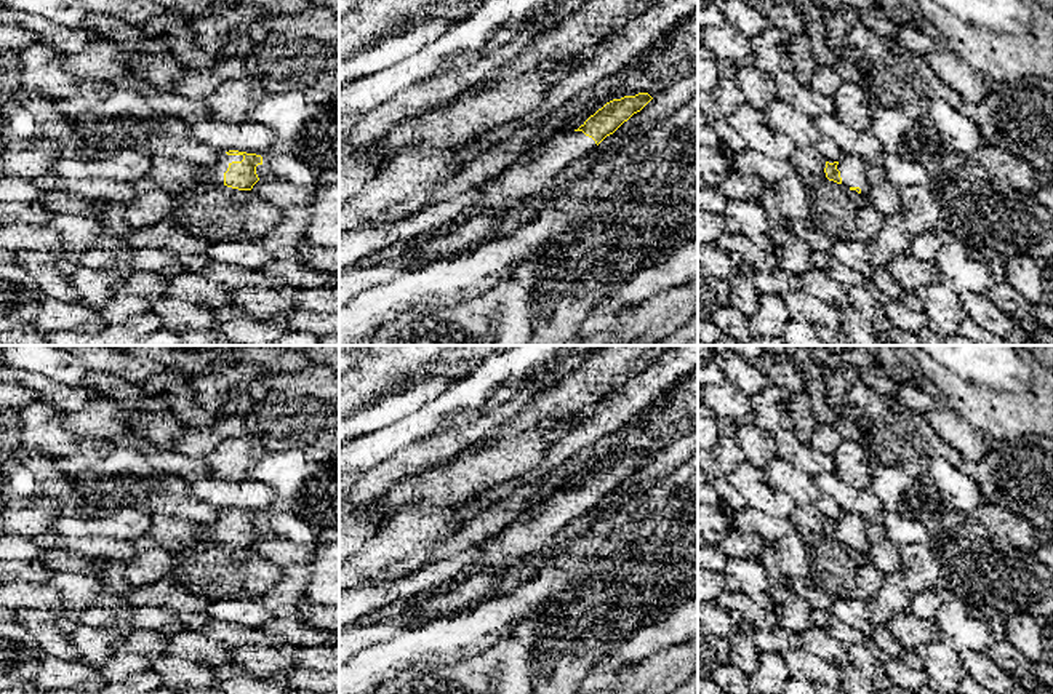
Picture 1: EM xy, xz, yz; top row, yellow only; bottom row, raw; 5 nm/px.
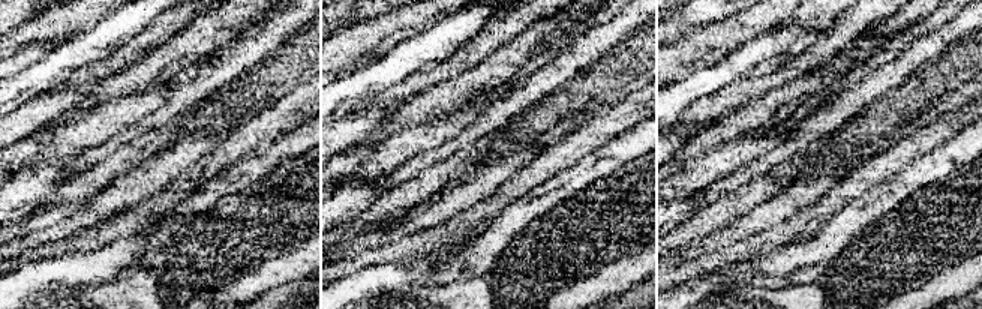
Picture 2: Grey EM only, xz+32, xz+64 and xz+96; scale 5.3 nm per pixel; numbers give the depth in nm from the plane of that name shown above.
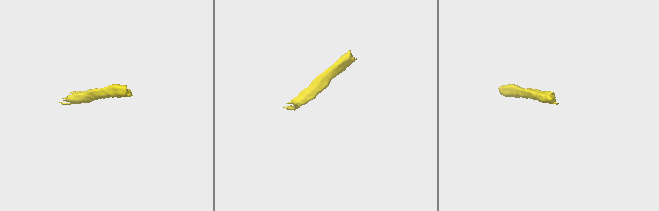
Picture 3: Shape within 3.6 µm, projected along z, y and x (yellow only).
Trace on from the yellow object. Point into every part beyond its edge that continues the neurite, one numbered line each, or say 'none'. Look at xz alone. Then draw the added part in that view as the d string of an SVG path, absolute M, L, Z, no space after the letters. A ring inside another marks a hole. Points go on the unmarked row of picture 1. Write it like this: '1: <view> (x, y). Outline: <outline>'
1: xz (536, 526). Outline: M583 489L555 491L539 505L526 509L498 536L485 540L477 560L467 563L450 582L440 584L432 592L450 590L454 584L490 568L518 563L544 550L568 523L589 513L595 505L595 499Z

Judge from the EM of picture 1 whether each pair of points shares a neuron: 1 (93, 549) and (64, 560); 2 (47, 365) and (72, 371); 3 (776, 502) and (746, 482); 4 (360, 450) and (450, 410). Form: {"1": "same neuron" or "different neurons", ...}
{"1": "same neuron", "2": "same neuron", "3": "same neuron", "4": "same neuron"}

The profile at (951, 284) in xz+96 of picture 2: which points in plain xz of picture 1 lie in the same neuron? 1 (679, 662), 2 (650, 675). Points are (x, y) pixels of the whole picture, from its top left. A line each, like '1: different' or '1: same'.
1: different
2: different

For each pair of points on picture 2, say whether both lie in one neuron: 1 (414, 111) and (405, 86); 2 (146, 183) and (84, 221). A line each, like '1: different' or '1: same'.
1: different
2: same

